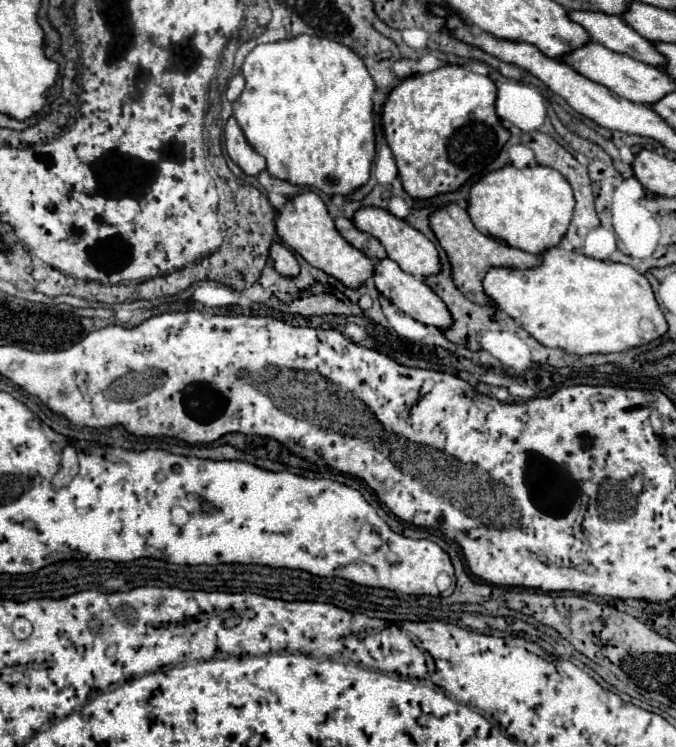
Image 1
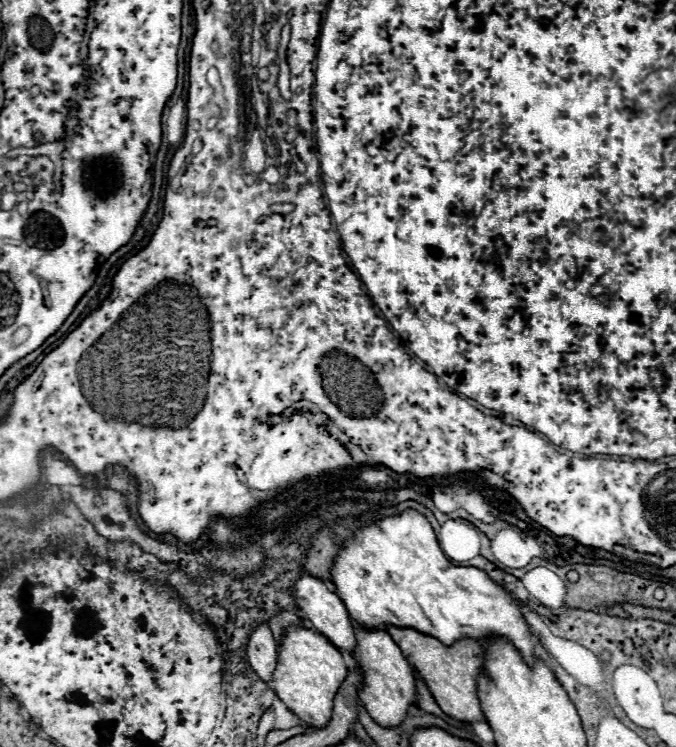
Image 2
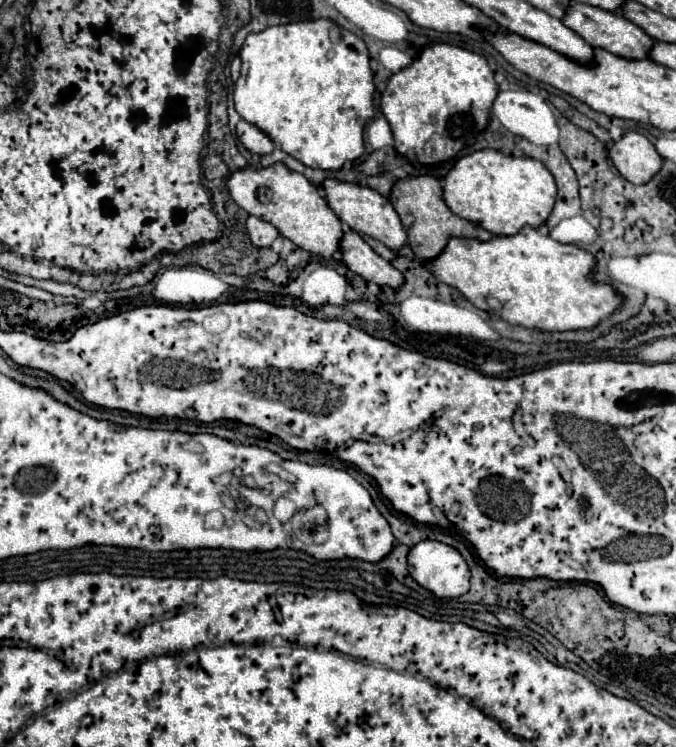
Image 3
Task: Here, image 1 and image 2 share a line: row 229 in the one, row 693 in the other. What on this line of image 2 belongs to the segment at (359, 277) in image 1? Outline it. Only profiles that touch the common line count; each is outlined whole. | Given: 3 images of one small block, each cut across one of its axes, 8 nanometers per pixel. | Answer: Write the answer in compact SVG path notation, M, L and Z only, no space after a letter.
M288 626L278 644L276 670L268 686L276 696L308 726L322 728L332 716L332 700L348 676L348 666L340 650L320 632L302 626Z

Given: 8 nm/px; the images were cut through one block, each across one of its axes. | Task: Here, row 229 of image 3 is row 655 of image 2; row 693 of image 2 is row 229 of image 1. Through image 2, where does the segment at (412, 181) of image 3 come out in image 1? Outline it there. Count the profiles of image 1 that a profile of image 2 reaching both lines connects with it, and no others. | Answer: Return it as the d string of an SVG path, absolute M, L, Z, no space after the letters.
M450 202L438 210L434 210L430 214L430 228L436 234L440 246L444 248L450 266L452 266L452 282L454 286L470 300L476 304L490 304L488 296L482 290L482 278L486 274L486 270L490 266L514 266L514 268L530 268L540 264L540 256L512 248L504 242L498 242L490 236L484 236L482 232L478 232L468 216L468 212L464 208L460 208L458 204Z

